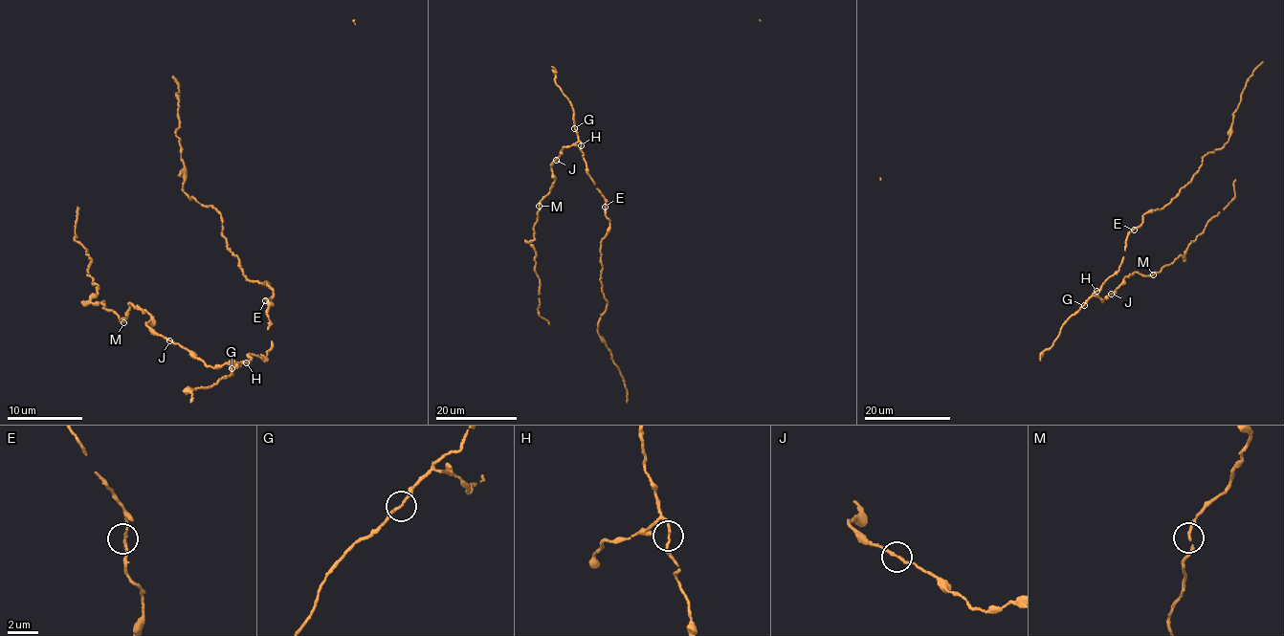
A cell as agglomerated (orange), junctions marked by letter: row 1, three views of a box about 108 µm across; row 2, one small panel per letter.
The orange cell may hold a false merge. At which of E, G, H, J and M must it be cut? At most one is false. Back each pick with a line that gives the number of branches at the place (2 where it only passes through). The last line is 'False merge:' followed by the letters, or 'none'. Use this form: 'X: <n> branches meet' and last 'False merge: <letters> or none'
False merge: none

